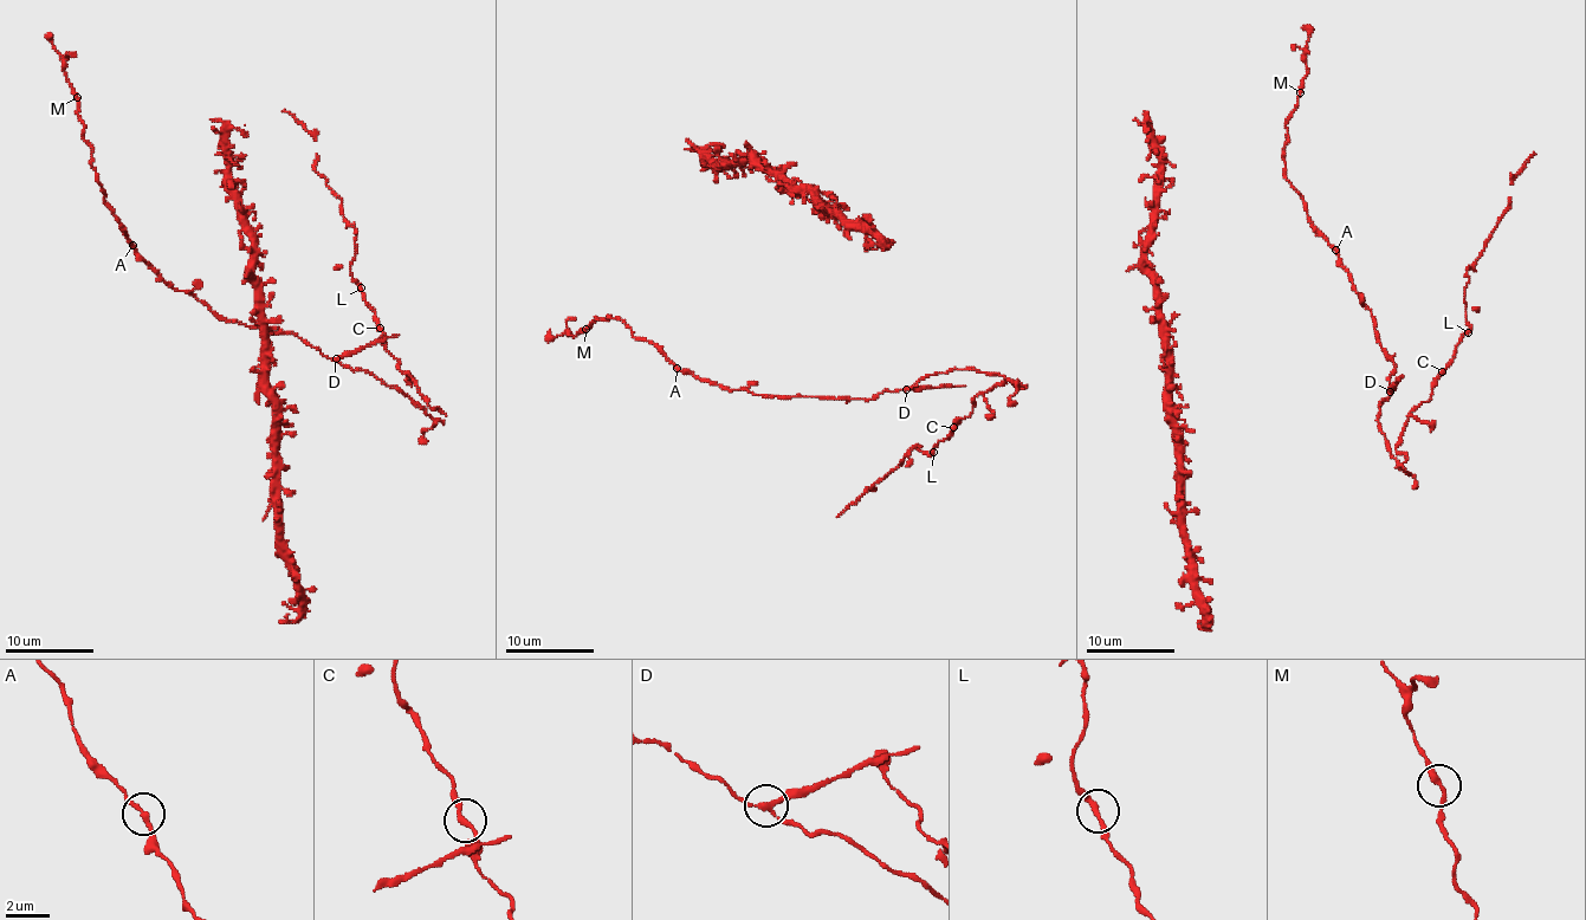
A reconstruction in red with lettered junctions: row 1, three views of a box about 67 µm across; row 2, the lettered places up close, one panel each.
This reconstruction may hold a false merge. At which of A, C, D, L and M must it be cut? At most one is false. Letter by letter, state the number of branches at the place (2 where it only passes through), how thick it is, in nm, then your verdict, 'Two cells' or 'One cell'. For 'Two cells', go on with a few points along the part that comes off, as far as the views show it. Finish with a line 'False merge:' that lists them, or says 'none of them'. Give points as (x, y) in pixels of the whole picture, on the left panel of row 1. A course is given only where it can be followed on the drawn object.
A: Branches: 2. Thickness 200 nm. One cell
C: Branches: 2. Thickness 200 nm. One cell
D: Branches: 3. Thickness 200 nm. Two cells. Course of the part to remove: (336, 358), (399, 335)
L: Branches: 2. Thickness 240 nm. One cell
M: Branches: 2. Thickness 260 nm. One cell
False merge: D

